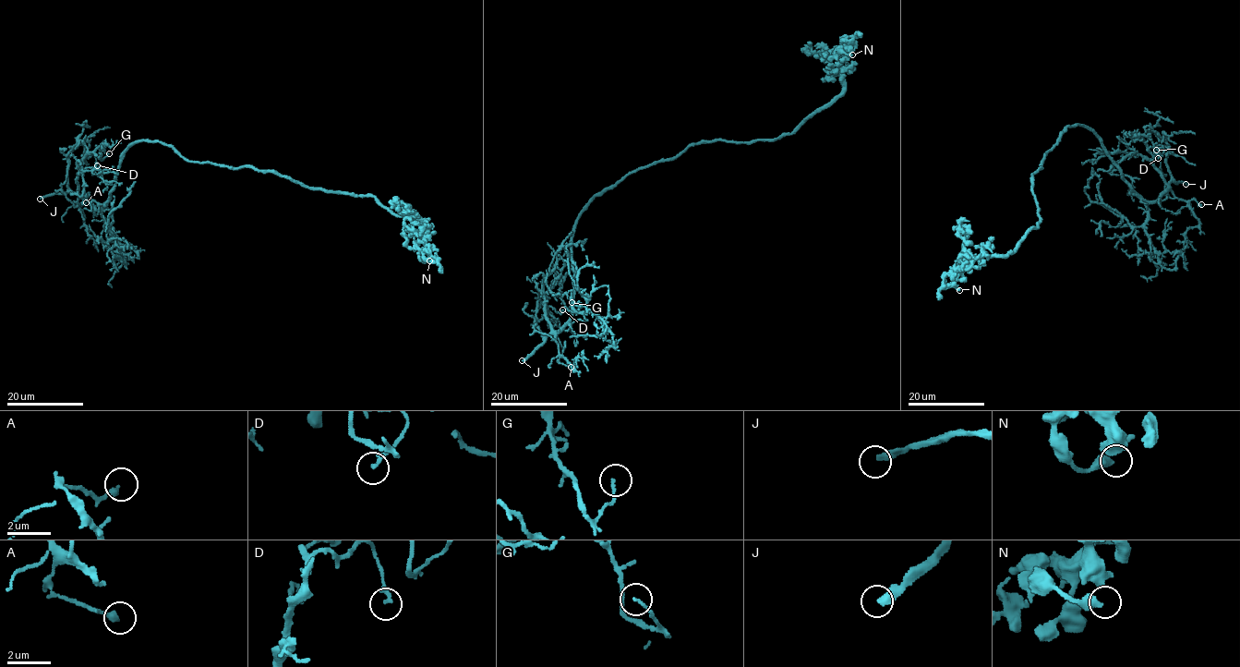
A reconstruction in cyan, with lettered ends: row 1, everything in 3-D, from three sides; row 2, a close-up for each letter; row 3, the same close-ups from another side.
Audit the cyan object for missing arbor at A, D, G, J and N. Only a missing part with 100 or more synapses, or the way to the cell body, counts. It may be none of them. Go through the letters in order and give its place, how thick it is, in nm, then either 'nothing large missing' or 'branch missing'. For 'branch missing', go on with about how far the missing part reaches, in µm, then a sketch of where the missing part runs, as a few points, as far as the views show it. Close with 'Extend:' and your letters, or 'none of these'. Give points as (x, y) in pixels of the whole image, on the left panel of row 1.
A: (86, 202) | 280 nm | nothing large missing
D: (97, 165) | 180 nm | nothing large missing
G: (109, 153) | 120 nm | nothing large missing
J: (40, 199) | 280 nm | branch missing | 110 µm
N: (429, 260) | 440 nm | nothing large missing
Extend: J

